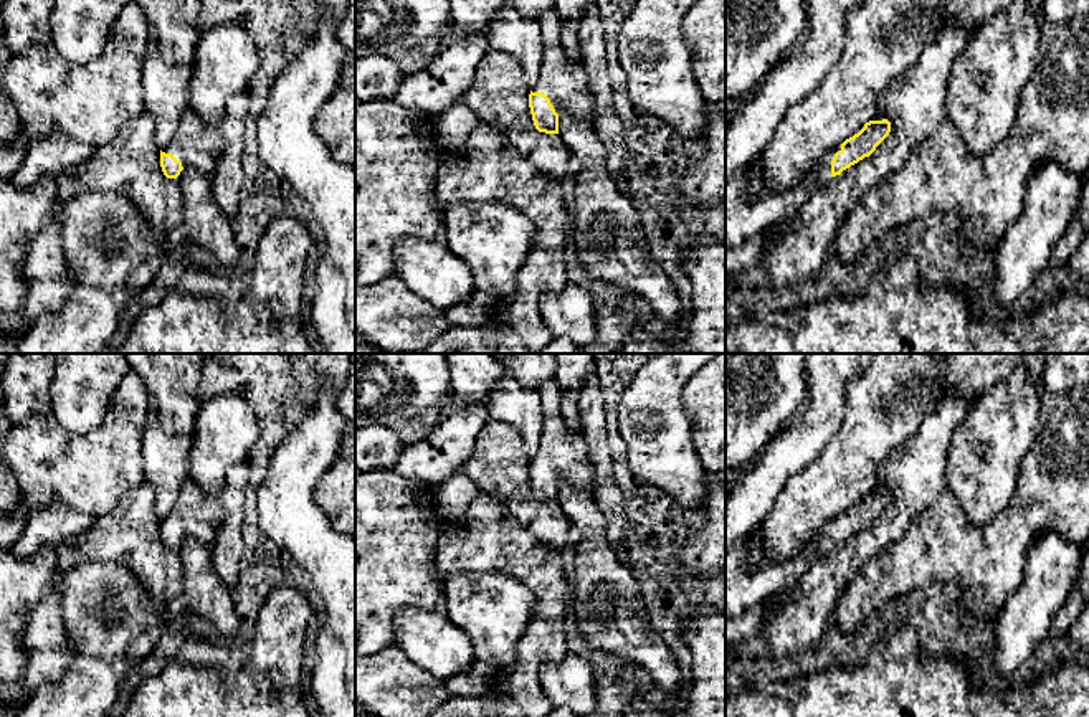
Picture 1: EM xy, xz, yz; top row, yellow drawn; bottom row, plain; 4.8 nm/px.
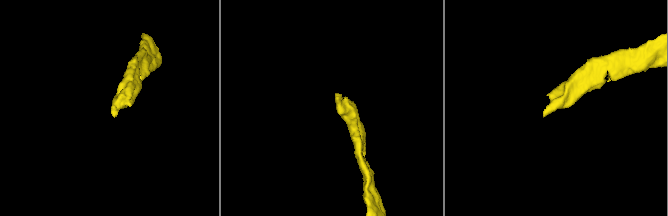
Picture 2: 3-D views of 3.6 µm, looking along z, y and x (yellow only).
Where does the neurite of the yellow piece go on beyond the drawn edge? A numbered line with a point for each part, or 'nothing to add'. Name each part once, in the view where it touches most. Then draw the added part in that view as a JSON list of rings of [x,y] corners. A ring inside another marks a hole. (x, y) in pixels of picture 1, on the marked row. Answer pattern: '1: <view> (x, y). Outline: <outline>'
1: yz (744, 218). Outline: [[[841,144],[813,160],[787,188],[765,187],[757,200],[750,200],[745,188],[749,175],[754,172],[758,159],[749,167],[740,169],[730,180],[725,180],[725,251],[772,228],[783,216],[793,215],[816,187],[821,187],[833,178],[831,160],[839,150]]]

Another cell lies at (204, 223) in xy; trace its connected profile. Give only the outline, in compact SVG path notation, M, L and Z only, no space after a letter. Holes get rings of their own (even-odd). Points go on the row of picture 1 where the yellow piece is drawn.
M192 167L182 170L183 223L178 236L187 246L205 248L221 266L230 268L240 259L231 220L216 207L210 177Z

